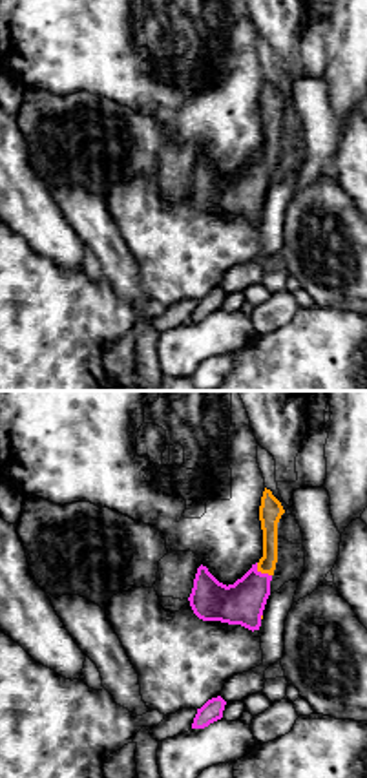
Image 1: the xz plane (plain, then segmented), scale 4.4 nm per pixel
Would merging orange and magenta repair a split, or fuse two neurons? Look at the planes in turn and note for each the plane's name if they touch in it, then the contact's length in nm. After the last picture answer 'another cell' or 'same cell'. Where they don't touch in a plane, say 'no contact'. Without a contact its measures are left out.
meets orange in xz; contact 90 nm long

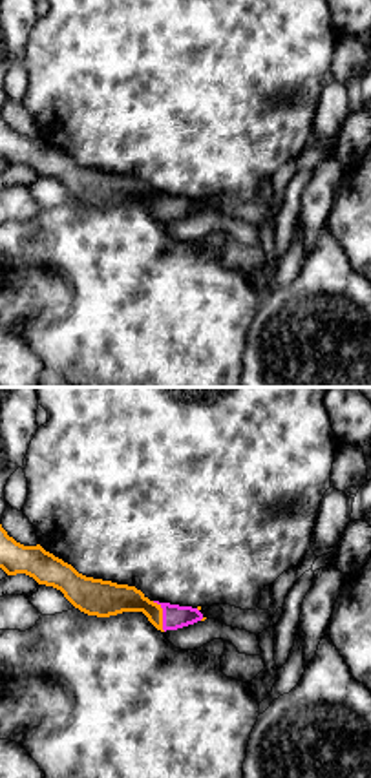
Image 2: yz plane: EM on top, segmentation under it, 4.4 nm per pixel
meets orange in yz; contact 150 nm long

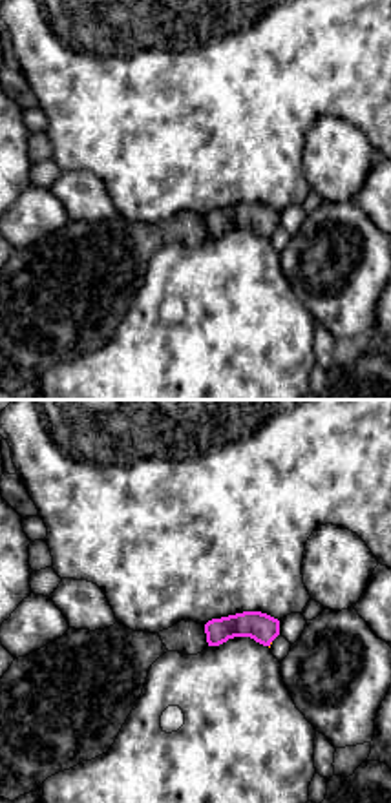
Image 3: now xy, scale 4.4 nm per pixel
no contact

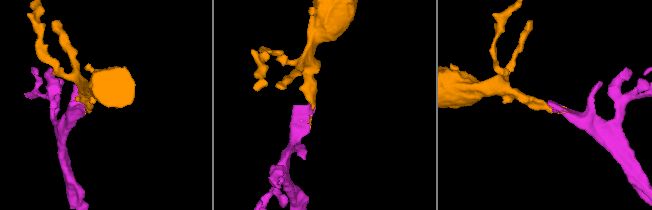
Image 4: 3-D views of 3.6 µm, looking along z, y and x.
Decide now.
same cell

